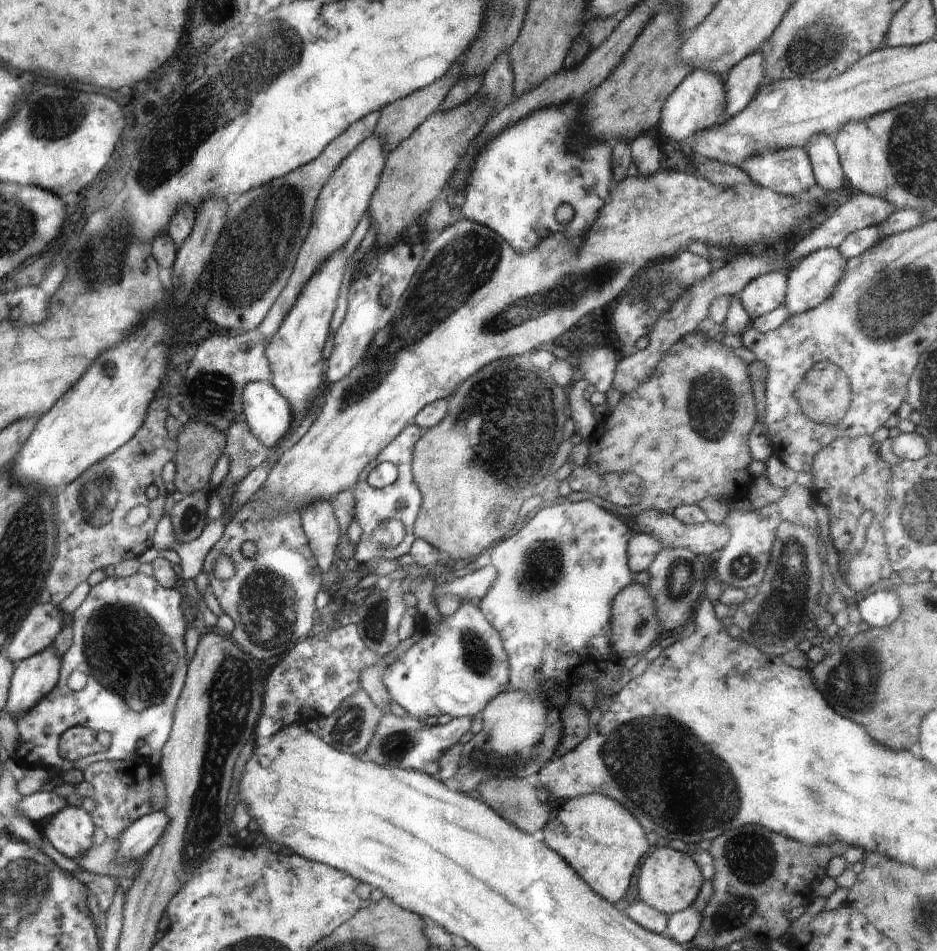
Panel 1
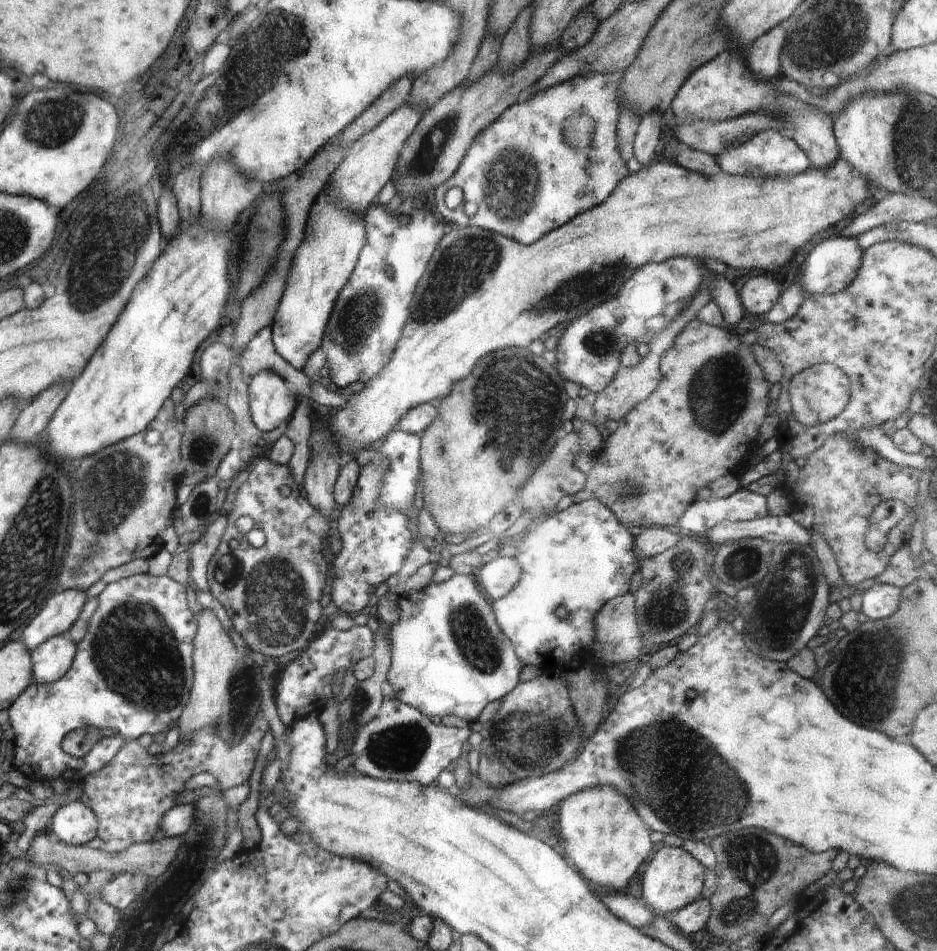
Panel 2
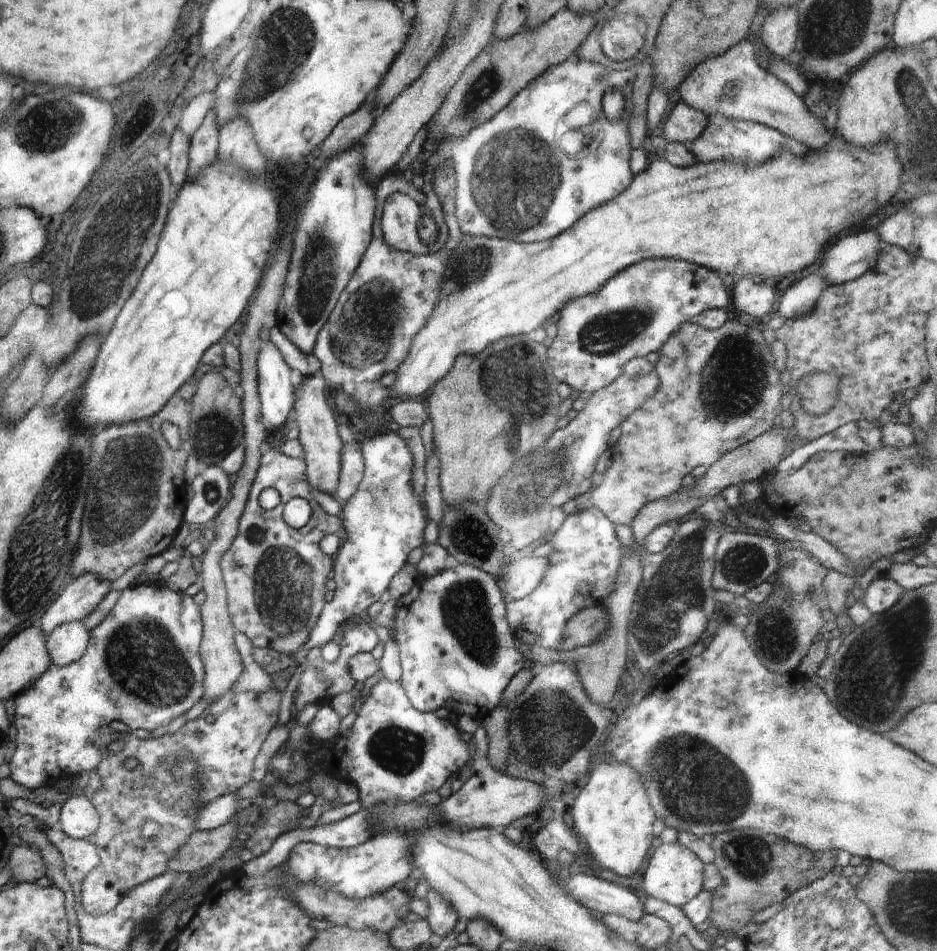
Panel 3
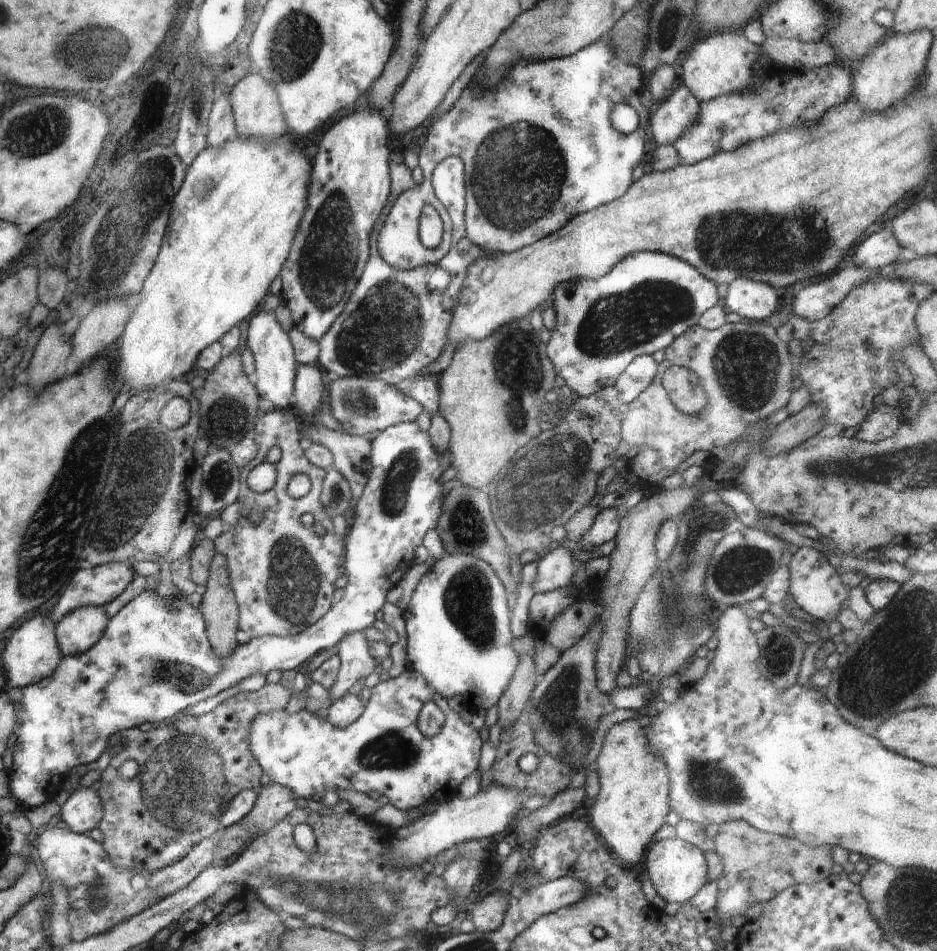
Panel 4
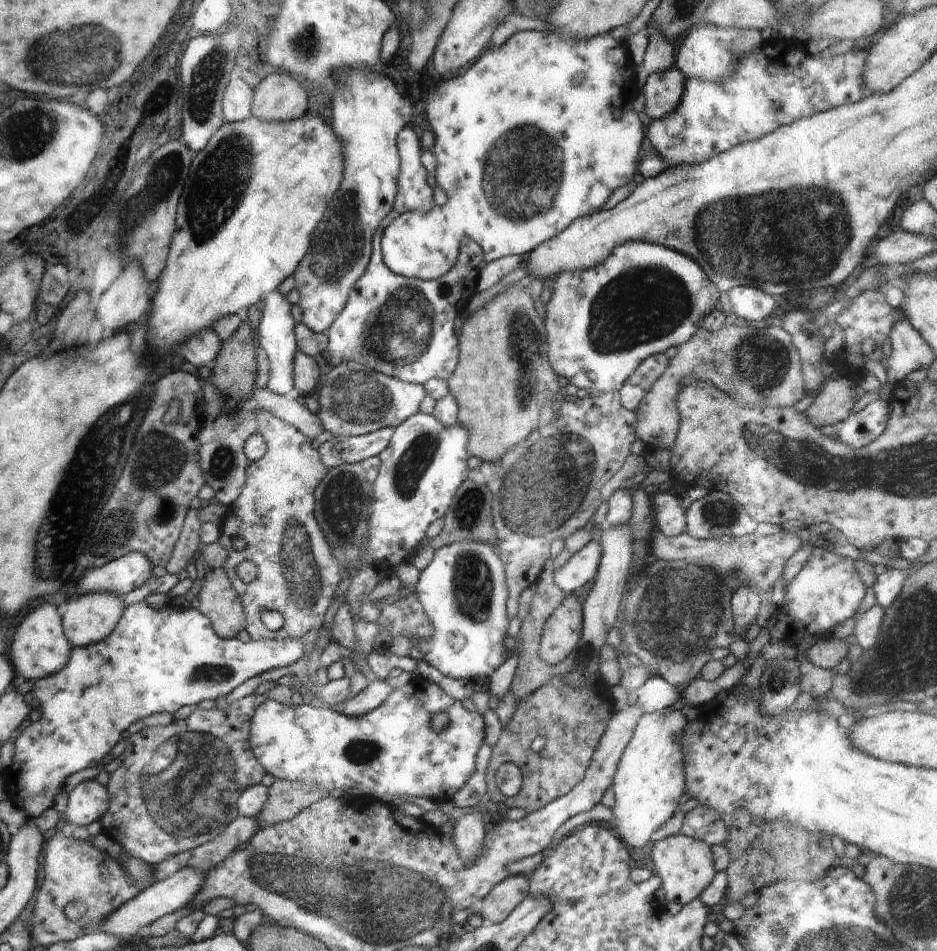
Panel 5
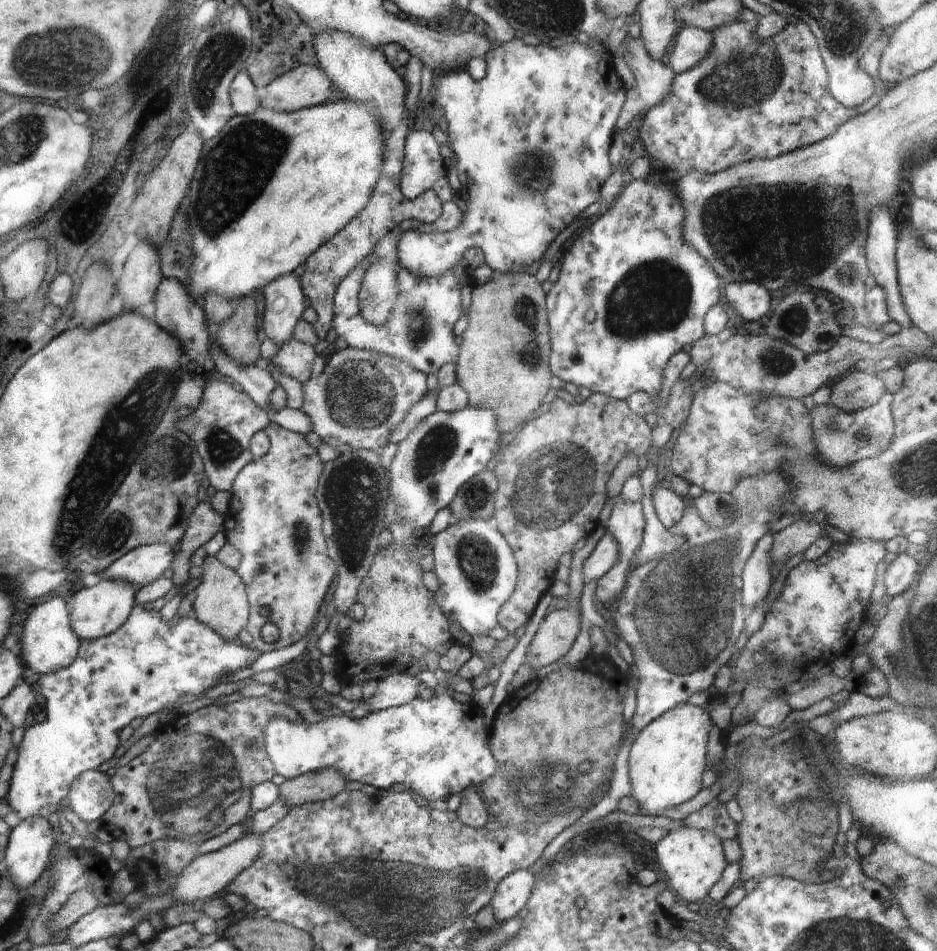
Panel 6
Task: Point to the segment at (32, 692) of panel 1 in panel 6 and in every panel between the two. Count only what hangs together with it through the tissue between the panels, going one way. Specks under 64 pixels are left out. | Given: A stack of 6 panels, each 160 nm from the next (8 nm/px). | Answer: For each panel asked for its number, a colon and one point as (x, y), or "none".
2: (51, 660)
3: (67, 644)
4: (79, 630)
5: (91, 617)
6: (99, 609)

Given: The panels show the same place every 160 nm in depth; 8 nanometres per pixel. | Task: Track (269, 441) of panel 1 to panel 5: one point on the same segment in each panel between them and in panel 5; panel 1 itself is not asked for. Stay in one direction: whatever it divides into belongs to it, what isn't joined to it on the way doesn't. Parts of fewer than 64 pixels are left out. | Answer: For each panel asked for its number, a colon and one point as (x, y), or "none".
2: (271, 403)
3: (277, 393)
4: (271, 346)
5: (276, 334)

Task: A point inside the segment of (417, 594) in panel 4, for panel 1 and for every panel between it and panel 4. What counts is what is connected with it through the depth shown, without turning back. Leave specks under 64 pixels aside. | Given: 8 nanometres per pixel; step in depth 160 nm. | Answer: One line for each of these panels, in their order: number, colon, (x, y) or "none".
1: (456, 668)
2: (448, 655)
3: (456, 649)

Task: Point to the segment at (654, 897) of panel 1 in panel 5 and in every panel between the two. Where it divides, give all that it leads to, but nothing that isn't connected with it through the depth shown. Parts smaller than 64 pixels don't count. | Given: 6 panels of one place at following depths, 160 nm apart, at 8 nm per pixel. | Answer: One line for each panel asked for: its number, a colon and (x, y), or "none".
2: (673, 878)
3: (674, 874)
4: (678, 869)
5: (685, 865)

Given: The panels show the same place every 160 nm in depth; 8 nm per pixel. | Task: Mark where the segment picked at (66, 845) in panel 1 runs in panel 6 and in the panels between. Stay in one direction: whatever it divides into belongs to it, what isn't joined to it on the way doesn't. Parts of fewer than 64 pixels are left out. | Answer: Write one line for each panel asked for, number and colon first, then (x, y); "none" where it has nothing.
2: (75, 824)
3: (79, 819)
4: (83, 810)
5: (89, 800)
6: (92, 794)

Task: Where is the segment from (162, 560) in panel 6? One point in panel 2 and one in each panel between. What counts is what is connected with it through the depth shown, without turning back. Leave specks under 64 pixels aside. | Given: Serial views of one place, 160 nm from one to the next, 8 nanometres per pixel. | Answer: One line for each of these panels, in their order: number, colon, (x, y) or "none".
2: (65, 607)
3: (85, 593)
4: (98, 586)
5: (119, 577)

